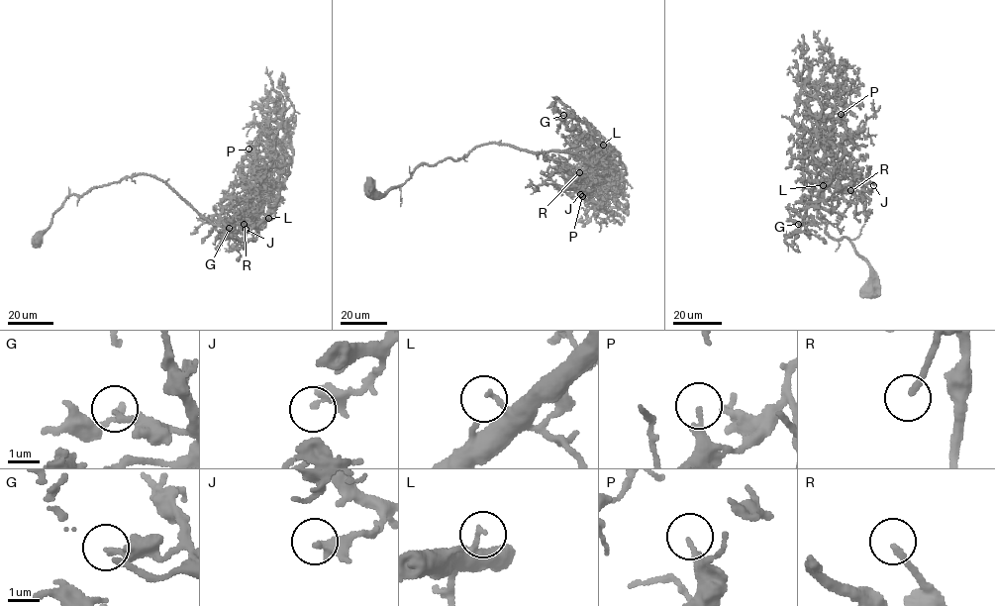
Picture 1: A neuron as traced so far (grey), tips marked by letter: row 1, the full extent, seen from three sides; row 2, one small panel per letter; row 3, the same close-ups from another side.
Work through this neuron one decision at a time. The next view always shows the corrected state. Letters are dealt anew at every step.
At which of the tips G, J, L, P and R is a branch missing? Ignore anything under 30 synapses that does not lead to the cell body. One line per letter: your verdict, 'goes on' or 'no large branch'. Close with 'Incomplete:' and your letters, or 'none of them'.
G: no large branch
J: no large branch
L: goes on
P: no large branch
R: goes on
Incomplete: L, R

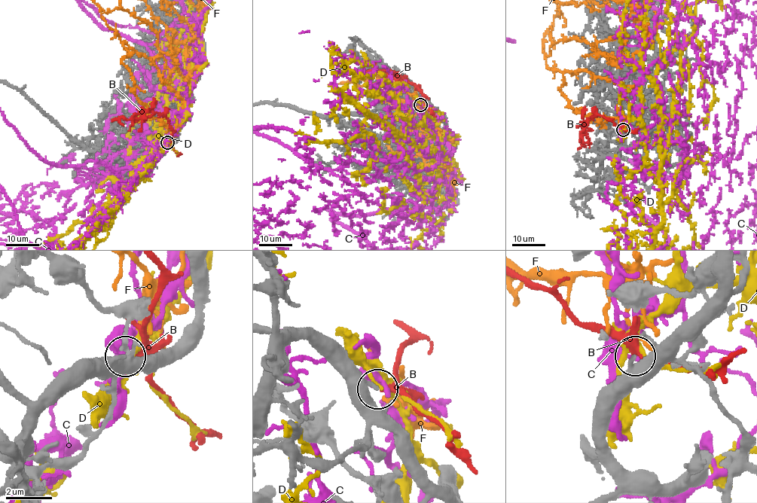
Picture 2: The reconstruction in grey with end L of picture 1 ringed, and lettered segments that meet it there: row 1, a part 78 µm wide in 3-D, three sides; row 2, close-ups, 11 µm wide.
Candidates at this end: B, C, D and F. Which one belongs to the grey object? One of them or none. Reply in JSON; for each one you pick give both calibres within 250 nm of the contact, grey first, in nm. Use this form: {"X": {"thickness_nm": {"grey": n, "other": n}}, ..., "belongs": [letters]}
{"B": {"thickness_nm": {"grey": 300, "other": 200}}, "belongs": ["B"]}

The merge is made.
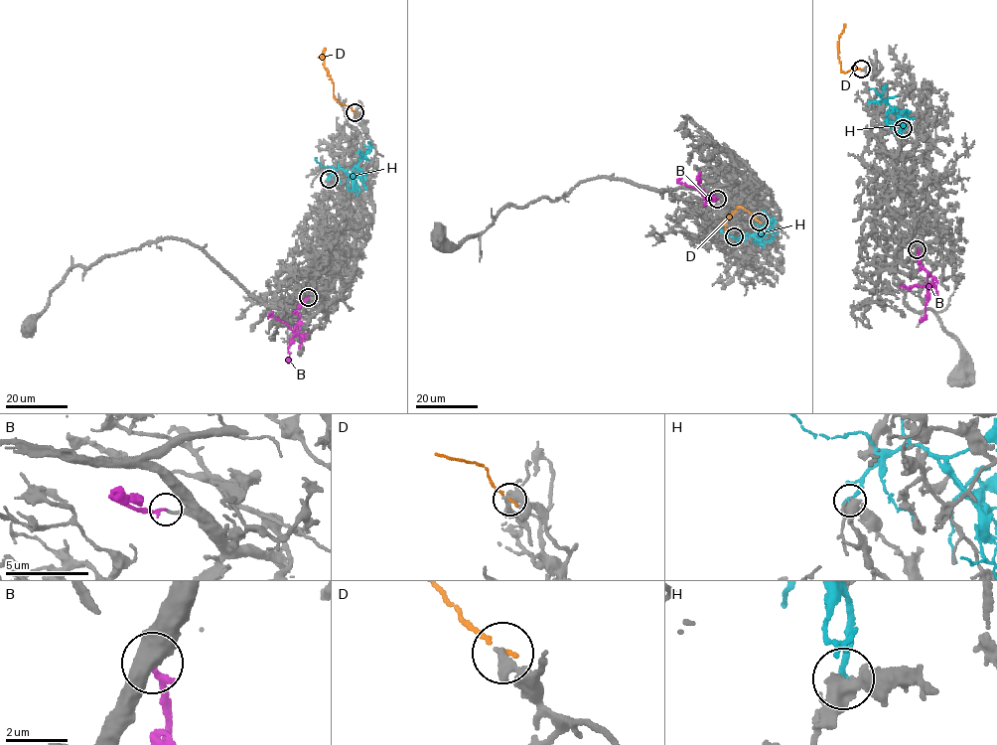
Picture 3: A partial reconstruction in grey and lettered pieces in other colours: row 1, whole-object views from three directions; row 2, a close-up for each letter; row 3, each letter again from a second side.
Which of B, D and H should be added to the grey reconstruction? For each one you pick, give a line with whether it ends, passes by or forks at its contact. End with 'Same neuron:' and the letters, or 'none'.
B: it ends there
Same neuron: B

